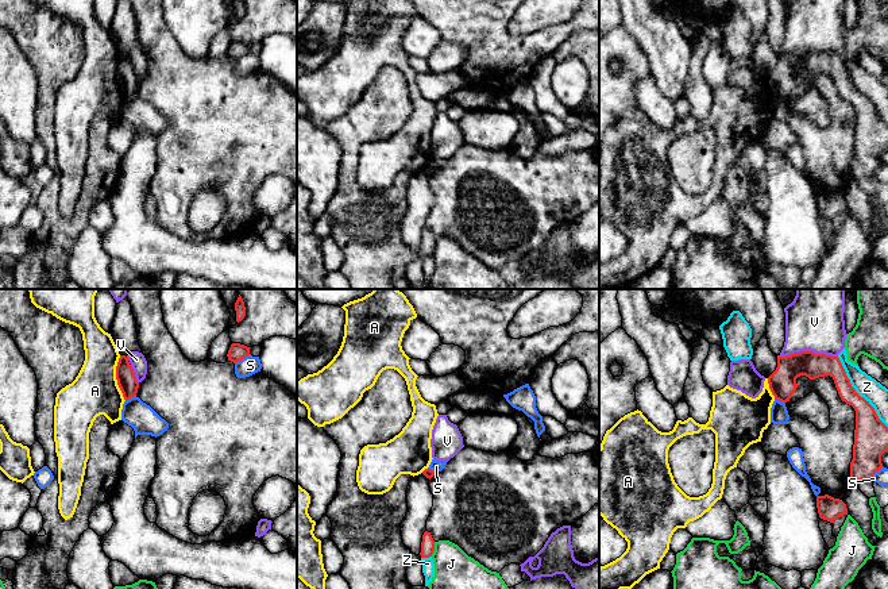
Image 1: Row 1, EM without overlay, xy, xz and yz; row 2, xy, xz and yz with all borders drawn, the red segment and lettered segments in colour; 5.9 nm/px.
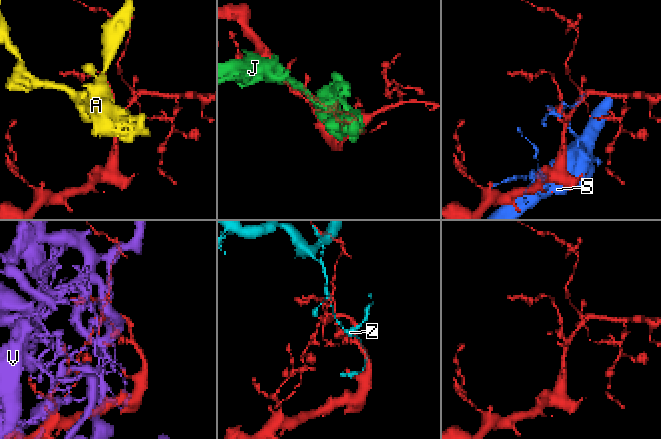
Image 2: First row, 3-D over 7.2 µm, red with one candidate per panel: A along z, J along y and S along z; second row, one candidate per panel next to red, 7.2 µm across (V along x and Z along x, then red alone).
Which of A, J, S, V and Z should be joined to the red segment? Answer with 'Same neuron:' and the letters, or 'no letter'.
Same neuron: no letter

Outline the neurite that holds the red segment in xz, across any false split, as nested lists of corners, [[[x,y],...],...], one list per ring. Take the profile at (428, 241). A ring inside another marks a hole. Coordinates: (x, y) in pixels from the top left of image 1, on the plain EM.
[[[425,228],[422,232],[422,239],[421,239],[421,255],[429,255],[432,254],[435,249],[435,238],[431,232],[431,230]]]

